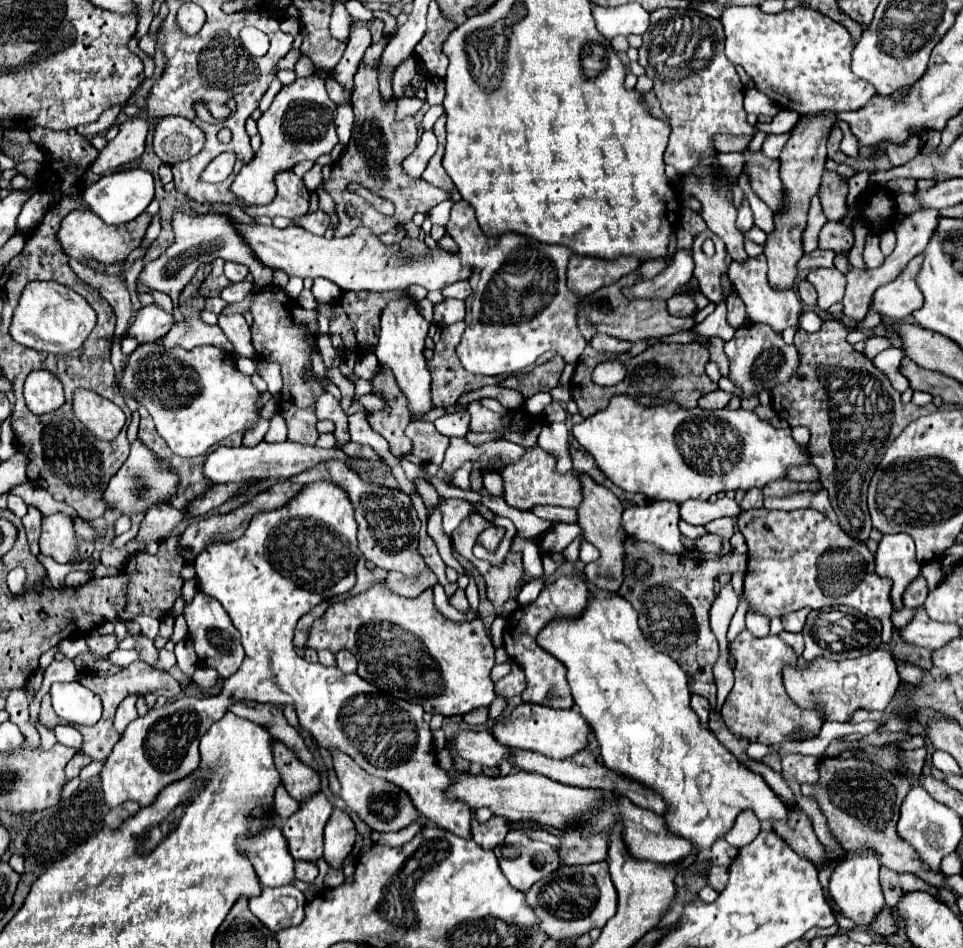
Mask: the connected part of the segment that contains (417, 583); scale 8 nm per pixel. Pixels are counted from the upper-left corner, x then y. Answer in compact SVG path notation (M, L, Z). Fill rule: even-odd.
M426 567L424 573L420 575L414 575L414 577L404 577L402 573L396 573L396 571L390 571L388 577L386 577L386 587L398 595L404 595L404 597L416 597L420 595L424 589L428 587L434 587L436 585L436 575L430 567Z

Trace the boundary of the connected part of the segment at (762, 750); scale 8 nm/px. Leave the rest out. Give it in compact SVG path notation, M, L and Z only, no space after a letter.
M751 742L746 751L747 755L754 760L760 760L770 752L768 746L756 742Z

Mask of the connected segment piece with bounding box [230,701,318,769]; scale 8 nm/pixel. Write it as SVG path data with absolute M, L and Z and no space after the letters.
M236 701L234 705L230 705L230 711L234 711L234 715L240 715L244 719L250 719L250 721L266 727L270 731L270 735L284 741L298 755L300 761L304 761L312 769L318 769L318 765L314 763L314 757L308 751L308 747L304 745L304 739L300 737L300 733L294 727L290 727L288 721L284 719L282 707L254 703L254 701Z

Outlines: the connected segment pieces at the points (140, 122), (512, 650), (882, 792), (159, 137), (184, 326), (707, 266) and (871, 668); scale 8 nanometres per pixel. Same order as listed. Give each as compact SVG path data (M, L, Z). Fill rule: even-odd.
M130 119L122 123L118 135L100 151L98 159L88 167L88 171L104 175L110 169L134 163L144 151L146 133L148 133L148 123L144 119Z
M580 575L576 577L560 577L552 585L546 585L538 599L526 607L518 607L508 619L504 627L504 649L510 655L512 661L516 661L524 673L526 673L526 689L522 693L522 699L526 703L536 703L536 705L548 705L556 709L570 709L574 705L568 681L564 679L564 665L556 661L556 657L548 655L548 651L540 649L536 645L536 635L548 621L556 619L576 619L580 617L588 605L588 585Z
M926 749L902 751L900 759L906 771L904 777L896 777L896 773L888 773L886 769L880 769L880 765L856 757L822 757L818 761L820 781L816 785L802 785L802 793L814 797L820 803L820 809L826 815L834 837L842 843L844 849L870 851L888 869L894 869L898 873L914 873L916 877L924 879L934 887L944 887L944 875L932 873L932 869L924 865L924 861L918 857L914 847L910 847L896 833L902 799L906 797L908 789L916 783L916 777L924 767L924 757Z
M162 117L156 123L152 147L162 163L174 165L200 153L204 147L204 133L184 117Z
M198 315L188 317L184 323L176 323L166 337L162 337L164 349L192 349L196 345L214 345L224 351L232 351L232 343L224 335L224 331L218 325L206 325Z
M710 229L694 235L694 247L692 247L692 257L694 257L694 263L696 263L696 269L694 269L694 277L698 279L700 283L700 291L714 303L720 303L722 299L722 287L720 287L720 277L722 273L726 273L726 263L724 263L724 257L726 257L726 249L724 249L724 241L720 241ZM706 239L712 239L714 241L714 255L708 257L704 251L702 251L702 243Z
M876 649L868 655L858 659L846 661L816 661L808 663L806 669L800 667L786 667L784 669L784 687L786 693L800 705L800 707L814 707L824 709L826 721L848 721L856 709L874 709L884 711L892 701L894 693L898 691L900 675L896 671L894 659L888 651Z

